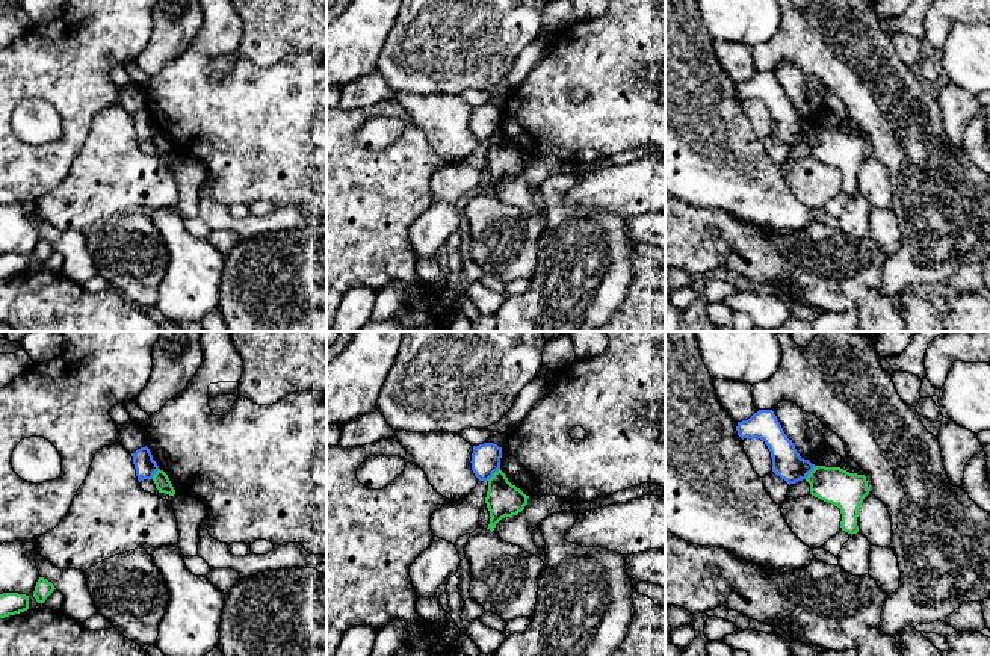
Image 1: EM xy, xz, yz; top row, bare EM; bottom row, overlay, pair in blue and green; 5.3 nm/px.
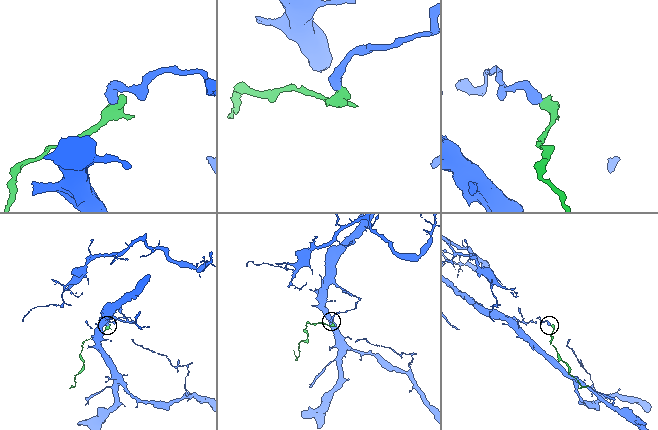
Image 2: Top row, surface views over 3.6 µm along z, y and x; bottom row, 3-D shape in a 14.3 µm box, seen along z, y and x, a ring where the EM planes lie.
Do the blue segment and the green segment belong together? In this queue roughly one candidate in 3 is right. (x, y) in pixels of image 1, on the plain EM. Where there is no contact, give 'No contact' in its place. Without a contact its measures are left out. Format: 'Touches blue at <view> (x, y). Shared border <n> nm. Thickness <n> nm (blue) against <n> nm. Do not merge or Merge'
Touches blue at xz (493, 133). Shared border 100 nm. Thickness 160 nm (blue) against 190 nm. Do not merge

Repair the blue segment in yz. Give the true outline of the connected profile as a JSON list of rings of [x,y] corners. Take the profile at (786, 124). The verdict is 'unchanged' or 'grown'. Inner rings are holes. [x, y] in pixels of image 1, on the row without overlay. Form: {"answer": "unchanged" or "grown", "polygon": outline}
{"answer": "unchanged", "polygon": [[[759,71],[748,82],[738,83],[736,92],[742,101],[760,100],[768,107],[772,133],[789,147],[806,141],[815,130],[815,125],[800,118],[772,71]]]}

